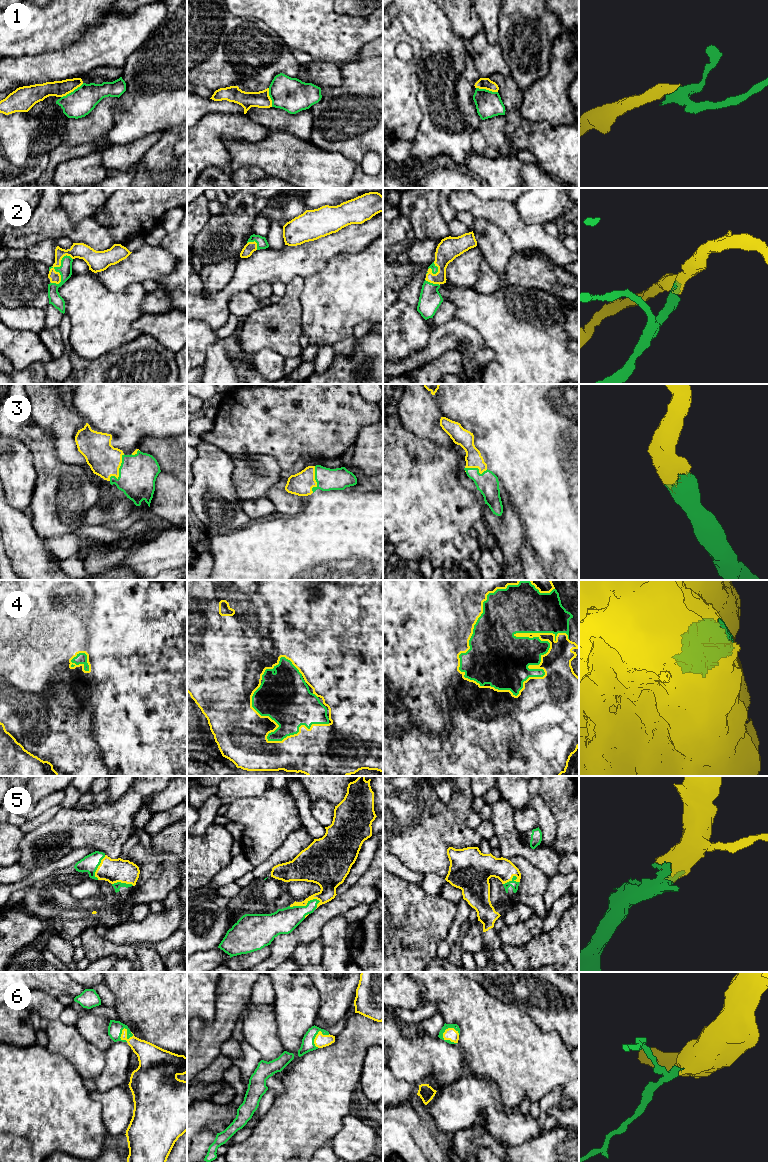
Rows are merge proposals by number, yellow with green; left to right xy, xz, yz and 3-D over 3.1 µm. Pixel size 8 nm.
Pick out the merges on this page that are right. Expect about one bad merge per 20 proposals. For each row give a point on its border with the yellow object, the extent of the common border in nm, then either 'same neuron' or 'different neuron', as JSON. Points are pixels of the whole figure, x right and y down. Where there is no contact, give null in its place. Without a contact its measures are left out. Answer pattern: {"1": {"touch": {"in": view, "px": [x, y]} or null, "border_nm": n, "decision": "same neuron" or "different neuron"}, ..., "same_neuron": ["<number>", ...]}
{"1": {"touch": {"in": "xy", "px": [72, 91]}, "border_nm": 220, "decision": "different neuron"}, "2": {"touch": {"in": "xy", "px": [54, 270]}, "border_nm": 280, "decision": "same neuron"}, "3": {"touch": {"in": "xy", "px": [118, 471]}, "border_nm": 240, "decision": "same neuron"}, "4": {"touch": {"in": "yz", "px": [544, 654]}, "border_nm": 750, "decision": "same neuron"}, "5": {"touch": {"in": "xz", "px": [304, 905]}, "border_nm": 260, "decision": "same neuron"}, "6": {"touch": {"in": "xy", "px": [126, 1034]}, "border_nm": 120, "decision": "same neuron"}, "same_neuron": ["2", "3", "4", "5", "6"]}

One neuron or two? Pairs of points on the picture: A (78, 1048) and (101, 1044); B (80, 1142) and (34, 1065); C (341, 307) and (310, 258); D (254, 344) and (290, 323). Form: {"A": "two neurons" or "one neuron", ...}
{"A": "two neurons", "B": "one neuron", "C": "two neurons", "D": "one neuron"}

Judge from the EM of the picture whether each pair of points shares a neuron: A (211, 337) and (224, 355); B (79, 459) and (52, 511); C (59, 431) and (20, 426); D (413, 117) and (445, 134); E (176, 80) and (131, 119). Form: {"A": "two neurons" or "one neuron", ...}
{"A": "two neurons", "B": "two neurons", "C": "two neurons", "D": "two neurons", "E": "one neuron"}

